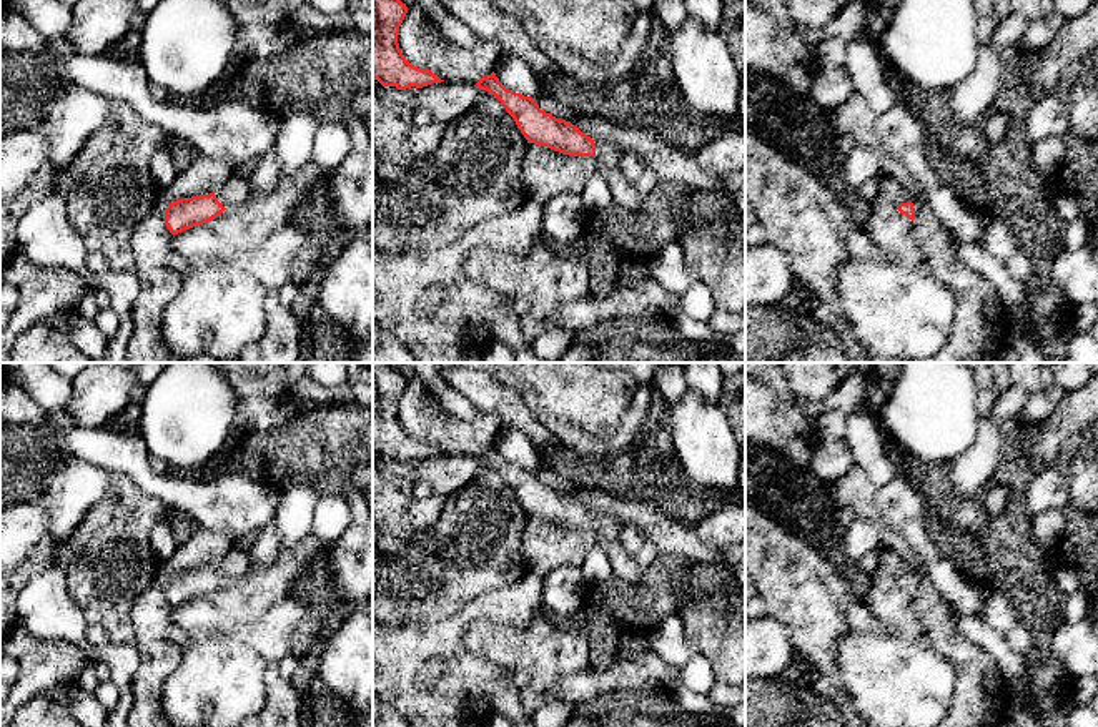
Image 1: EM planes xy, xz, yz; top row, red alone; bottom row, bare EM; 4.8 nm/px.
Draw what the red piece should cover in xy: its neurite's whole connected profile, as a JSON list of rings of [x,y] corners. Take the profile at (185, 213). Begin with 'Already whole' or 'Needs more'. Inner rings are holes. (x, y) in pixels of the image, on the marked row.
Needs more. [[[231,175],[215,193],[181,198],[165,210],[165,225],[171,235],[211,221],[225,210],[240,208],[251,195],[250,180]]]

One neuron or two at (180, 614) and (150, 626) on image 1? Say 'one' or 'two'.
two

